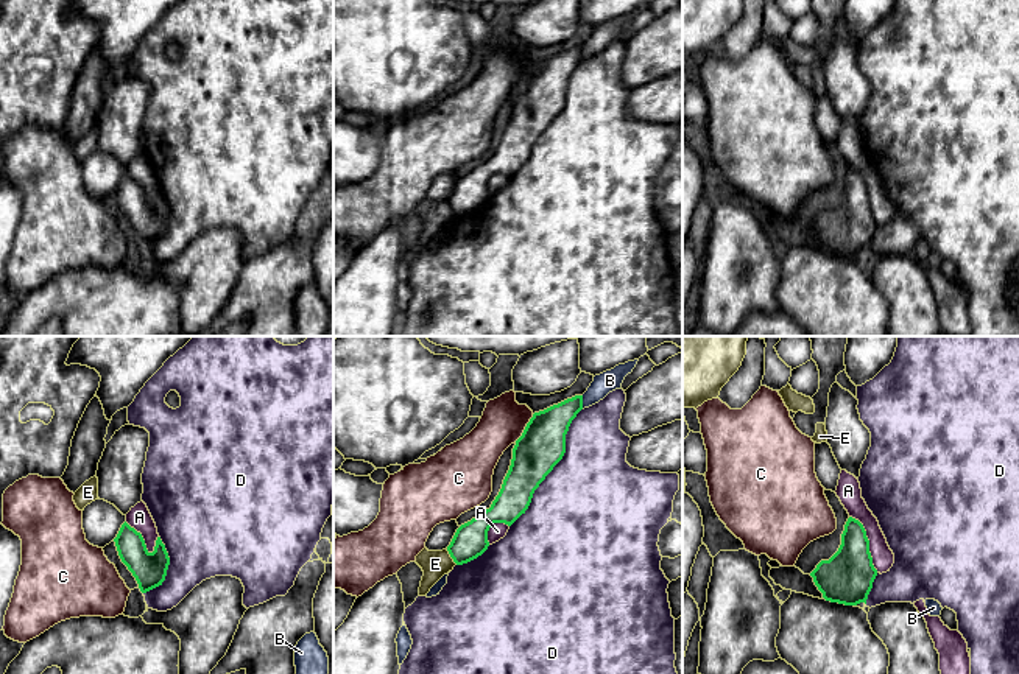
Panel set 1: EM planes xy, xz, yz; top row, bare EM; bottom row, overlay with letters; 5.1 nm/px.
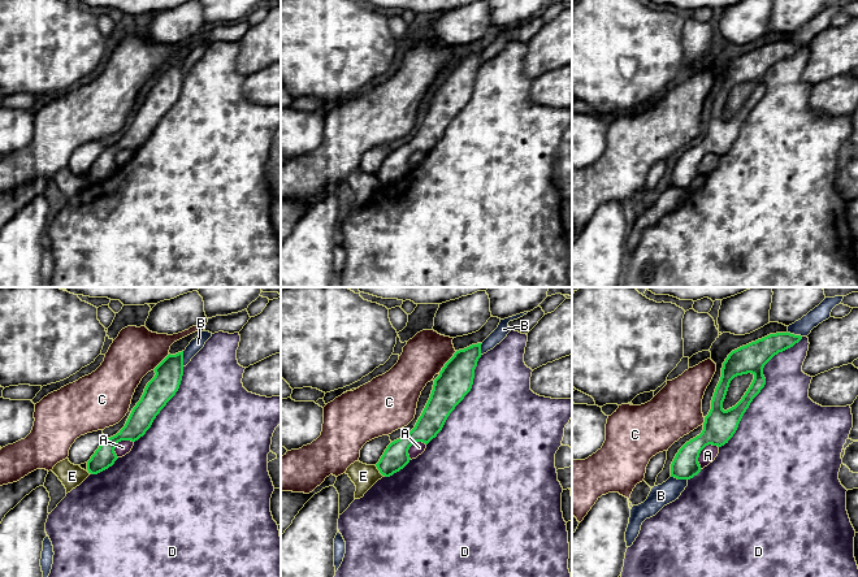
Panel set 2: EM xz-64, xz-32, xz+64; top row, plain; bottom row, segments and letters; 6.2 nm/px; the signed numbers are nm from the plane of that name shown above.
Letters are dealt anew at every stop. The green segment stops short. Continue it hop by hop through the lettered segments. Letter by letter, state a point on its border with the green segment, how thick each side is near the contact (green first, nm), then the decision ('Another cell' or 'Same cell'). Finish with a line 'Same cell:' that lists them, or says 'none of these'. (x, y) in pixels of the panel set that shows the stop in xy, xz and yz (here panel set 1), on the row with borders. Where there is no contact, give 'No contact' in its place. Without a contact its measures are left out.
A: Touches green at yz (868, 542). Thickness 280 nm (green) against 110 nm. Another cell
B: Touches green at xz (581, 402). Thickness 200 nm (green) against 110 nm. Another cell
C: Touches green at xz (525, 428). Thickness 240 nm (green) against 220 nm. Another cell
D: Touches green at xz (553, 466). Thickness 240 nm (green) against 500 nm. Another cell
E: Touches green at xz (451, 556). Thickness 180 nm (green) against 140 nm. Another cell
Same cell: none of these

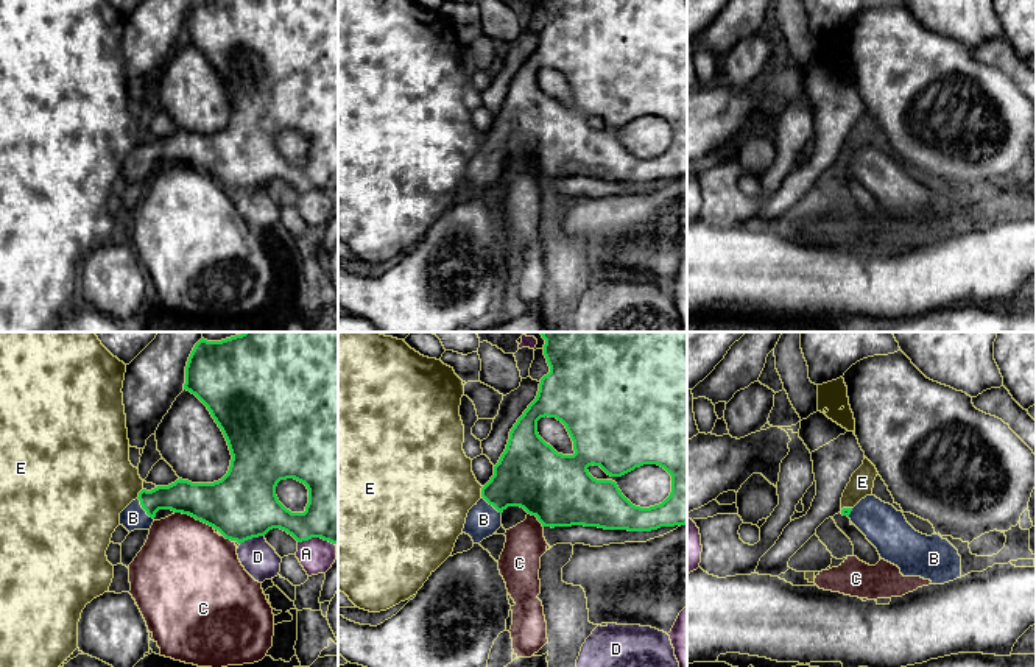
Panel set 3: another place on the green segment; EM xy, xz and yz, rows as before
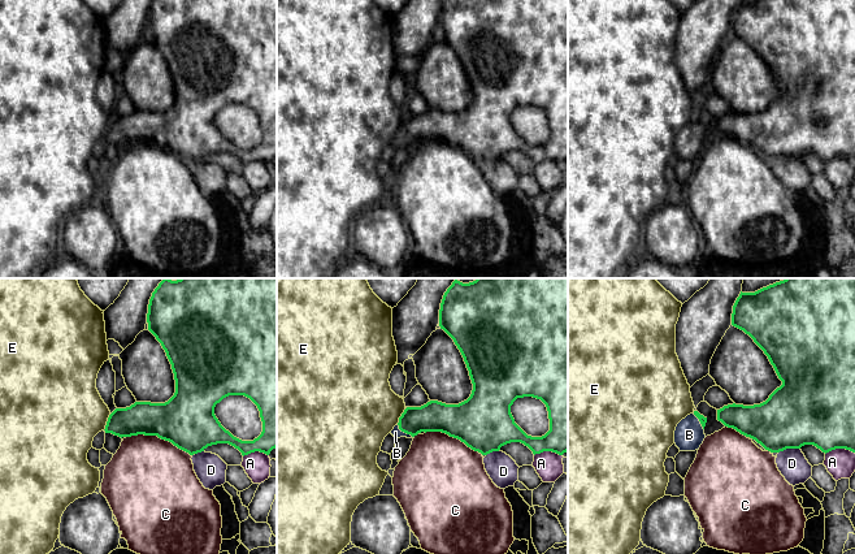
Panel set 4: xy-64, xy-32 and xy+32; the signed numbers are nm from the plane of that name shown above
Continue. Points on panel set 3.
A: Touches green at xy (317, 536). Thickness 320 nm (green) against 180 nm. Another cell
B: Touches green at xy (142, 507). Thickness 170 nm (green) against 130 nm. Same cell
C: Touches green at xy (195, 518). Thickness 360 nm (green) against 460 nm. Another cell
D: Touches green at xy (251, 538). Thickness 360 nm (green) against 180 nm. Another cell
E: Touches green at xz (482, 491). Thickness 320 nm (green) against 440 nm. Another cell
Same cell: B

